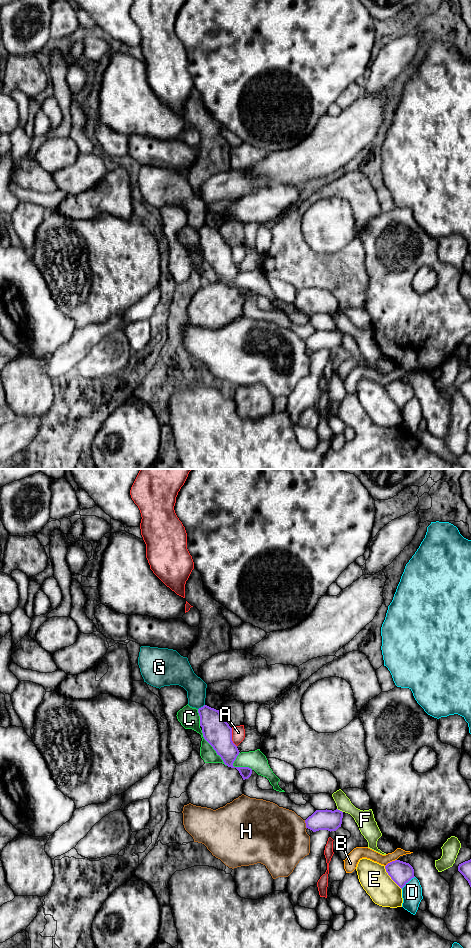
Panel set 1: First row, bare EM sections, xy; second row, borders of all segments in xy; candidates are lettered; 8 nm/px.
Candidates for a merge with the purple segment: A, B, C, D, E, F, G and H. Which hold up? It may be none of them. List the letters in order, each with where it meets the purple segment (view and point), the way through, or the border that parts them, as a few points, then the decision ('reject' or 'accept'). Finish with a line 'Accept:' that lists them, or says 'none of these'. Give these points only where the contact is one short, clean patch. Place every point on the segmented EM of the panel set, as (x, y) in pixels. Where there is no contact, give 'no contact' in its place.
A: xy (231, 737) | reject
B: xy (390, 862) | reject
C: xy (213, 748) | reject
D: xy (407, 882) | reject
E: xy (391, 878) | reject
F: xy (339, 810) | reject
G: xy (201, 707) | along xy (204, 704), (198, 709) | reject
H: xy (306, 824) | reject
Accept: none of these

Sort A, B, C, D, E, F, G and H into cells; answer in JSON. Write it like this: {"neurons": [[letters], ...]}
{"neurons": [["A"], ["B"], ["C"], ["D"], ["E"], ["F"], ["G"], ["H"]]}

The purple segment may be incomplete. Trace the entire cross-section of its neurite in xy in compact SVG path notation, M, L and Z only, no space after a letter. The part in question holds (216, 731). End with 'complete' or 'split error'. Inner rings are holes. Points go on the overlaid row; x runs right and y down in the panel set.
M204 705L198 709L198 713L204 739L213 747L225 765L236 768L243 780L248 779L252 774L251 768L233 766L240 752L232 741L232 728L223 719L219 710Z; complete

